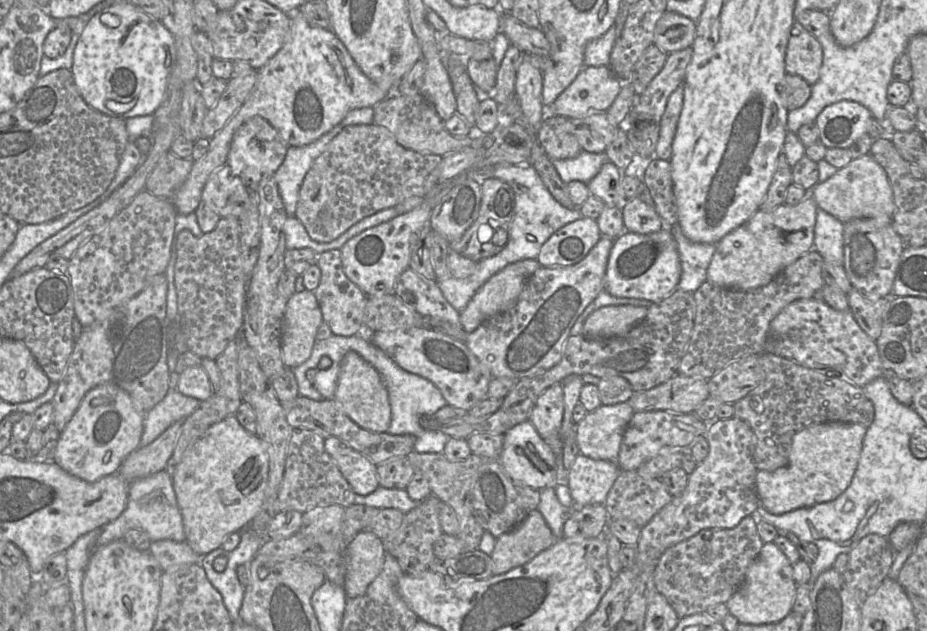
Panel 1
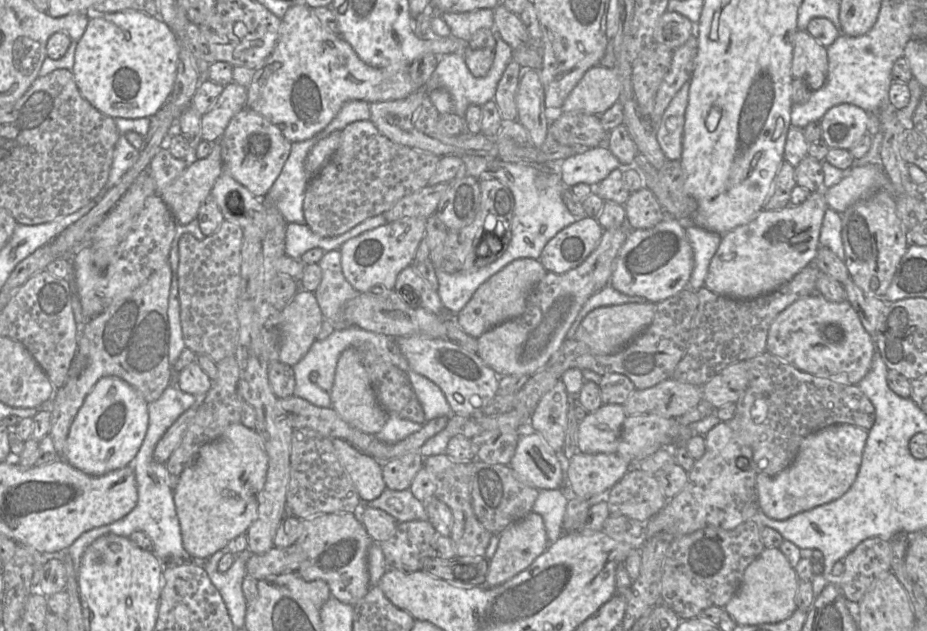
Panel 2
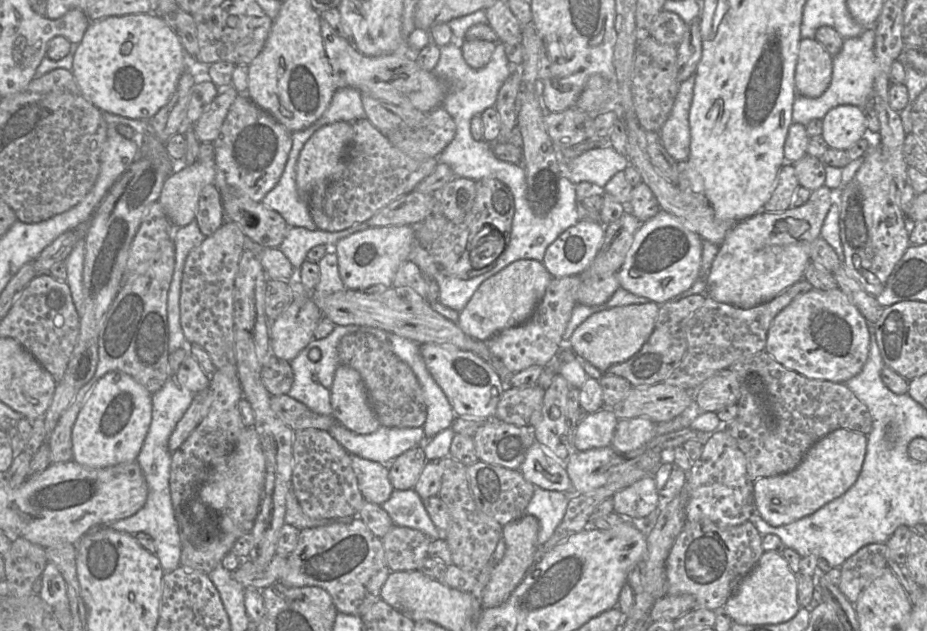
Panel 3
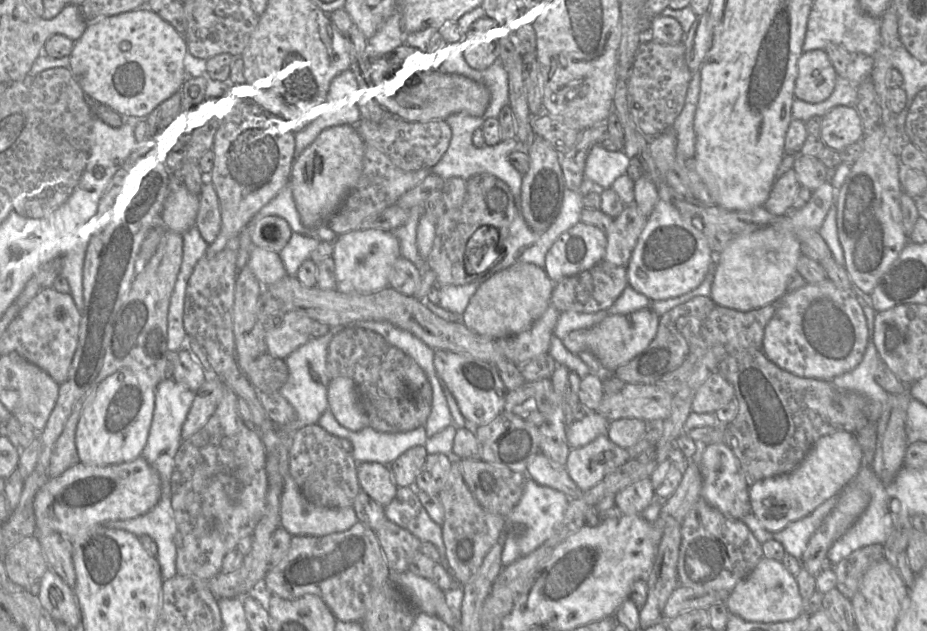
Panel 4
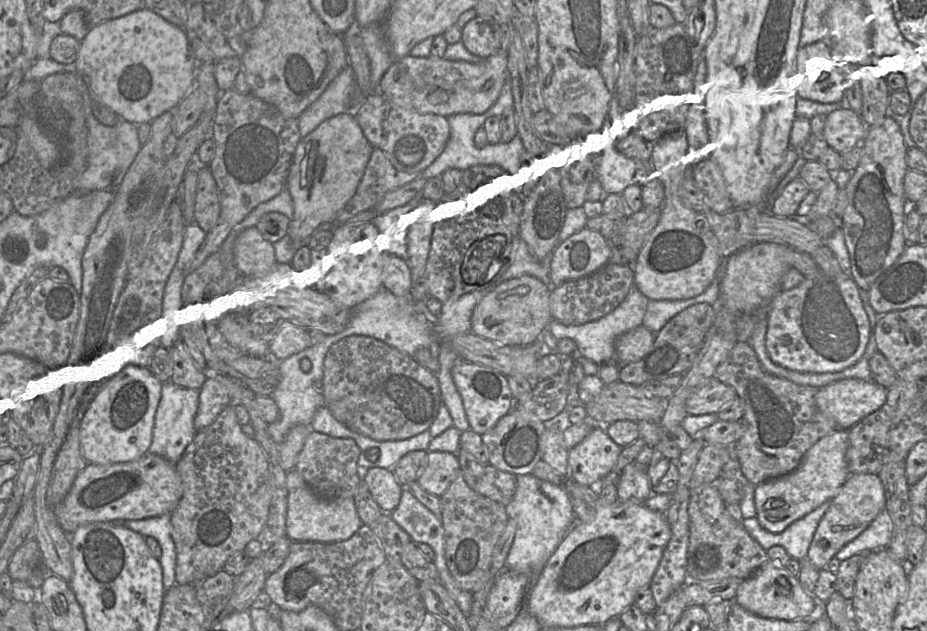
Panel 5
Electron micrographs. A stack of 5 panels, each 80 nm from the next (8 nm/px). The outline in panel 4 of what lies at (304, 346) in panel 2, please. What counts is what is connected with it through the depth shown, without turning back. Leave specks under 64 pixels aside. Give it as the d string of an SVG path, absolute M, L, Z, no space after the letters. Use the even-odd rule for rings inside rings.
M286 312L281 324L266 332L267 352L284 360L311 338L312 323L305 314Z

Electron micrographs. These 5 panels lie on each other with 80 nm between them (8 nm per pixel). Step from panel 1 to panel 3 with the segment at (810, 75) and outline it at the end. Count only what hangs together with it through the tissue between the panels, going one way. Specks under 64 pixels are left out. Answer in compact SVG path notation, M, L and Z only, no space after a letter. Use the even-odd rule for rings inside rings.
M801 38L795 68L796 96L820 97L832 79L833 57L814 39Z

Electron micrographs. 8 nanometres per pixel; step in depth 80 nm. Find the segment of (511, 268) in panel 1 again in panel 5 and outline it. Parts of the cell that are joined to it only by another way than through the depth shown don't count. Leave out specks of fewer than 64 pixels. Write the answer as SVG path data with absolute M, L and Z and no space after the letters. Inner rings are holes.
M530 275L505 280L486 293L477 304L471 317L471 331L503 345L533 344L552 319L550 292L551 285Z

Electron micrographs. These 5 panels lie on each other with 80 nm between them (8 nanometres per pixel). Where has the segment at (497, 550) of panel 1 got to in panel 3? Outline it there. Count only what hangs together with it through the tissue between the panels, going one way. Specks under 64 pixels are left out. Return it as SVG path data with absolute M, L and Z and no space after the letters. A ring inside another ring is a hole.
M523 515L503 527L505 553L501 561L493 563L491 578L483 591L482 608L493 608L504 603L523 579L527 570L539 559L539 521L532 515Z

